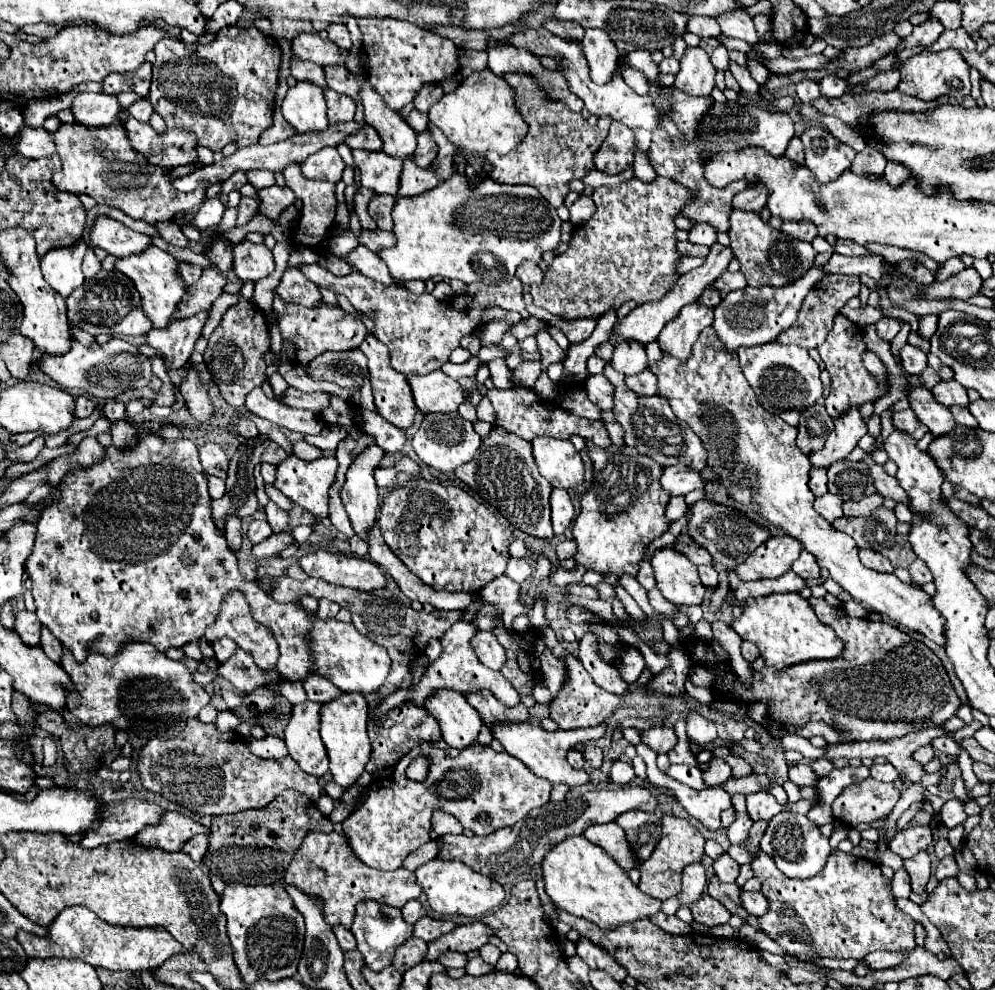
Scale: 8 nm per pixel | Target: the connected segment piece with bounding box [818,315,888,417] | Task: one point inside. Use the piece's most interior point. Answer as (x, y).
(851, 385)

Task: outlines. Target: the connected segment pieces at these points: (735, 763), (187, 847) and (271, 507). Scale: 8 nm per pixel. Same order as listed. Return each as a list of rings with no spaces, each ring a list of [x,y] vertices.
[[[716,747],[716,749],[712,751],[712,755],[724,759],[724,761],[730,765],[730,769],[736,773],[736,777],[744,777],[744,775],[748,775],[748,773],[752,771],[750,765],[748,765],[742,757],[734,757],[732,751],[728,751],[728,749],[724,749],[724,747]]]
[[[196,835],[196,837],[192,837],[192,841],[186,841],[182,847],[182,851],[188,853],[196,863],[202,861],[206,849],[208,849],[208,837],[206,835]]]
[[[270,501],[270,503],[264,507],[264,511],[266,511],[266,519],[268,519],[272,531],[274,531],[274,533],[284,531],[284,527],[288,525],[288,513],[286,513],[284,509],[280,509],[274,501]]]

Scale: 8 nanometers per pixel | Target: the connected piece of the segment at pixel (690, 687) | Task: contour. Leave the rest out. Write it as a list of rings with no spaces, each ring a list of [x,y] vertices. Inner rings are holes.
[[[690,675],[686,678],[685,685],[686,693],[688,696],[693,698],[702,704],[709,704],[713,701],[713,693],[710,688],[705,687],[697,687],[694,685],[690,679]]]

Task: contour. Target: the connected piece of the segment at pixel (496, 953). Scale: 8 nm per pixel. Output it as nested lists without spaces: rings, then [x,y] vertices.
[[[486,943],[486,945],[480,949],[480,957],[482,957],[486,963],[496,965],[496,961],[498,961],[498,957],[500,957],[500,949],[498,949],[496,945],[492,945],[492,943]]]

